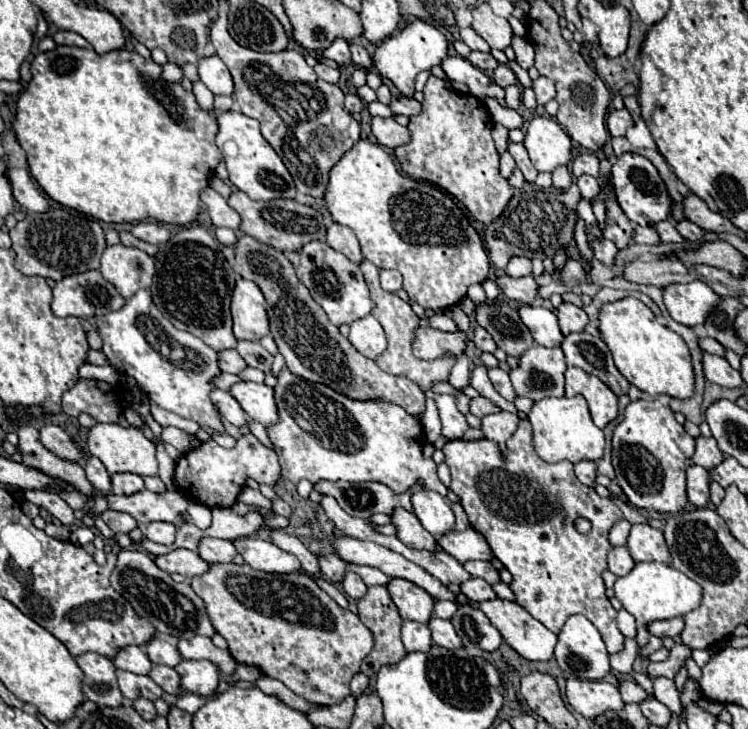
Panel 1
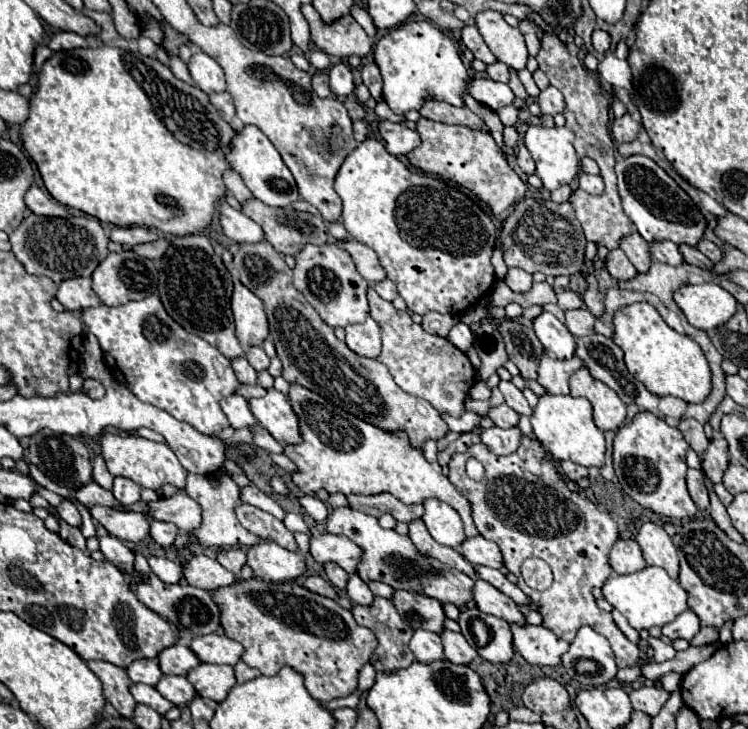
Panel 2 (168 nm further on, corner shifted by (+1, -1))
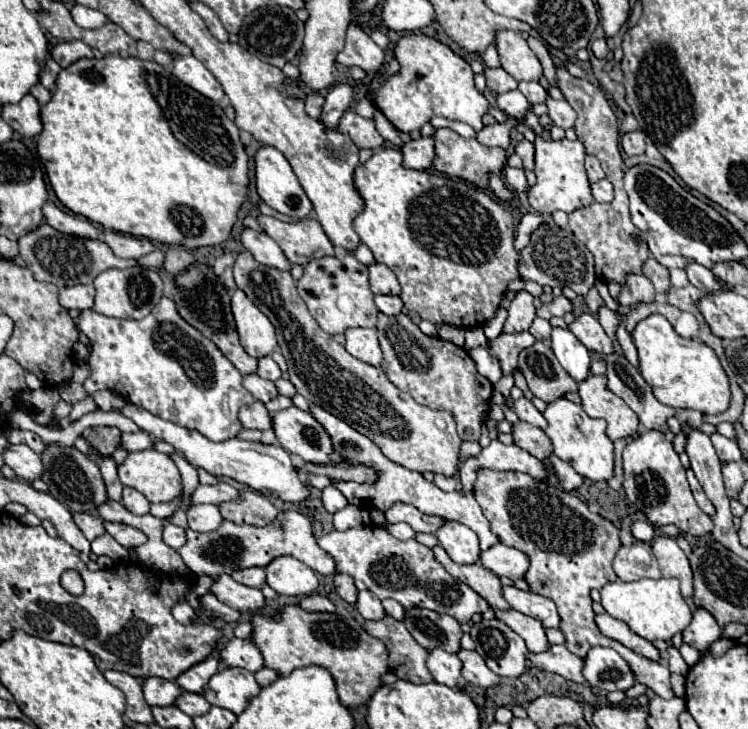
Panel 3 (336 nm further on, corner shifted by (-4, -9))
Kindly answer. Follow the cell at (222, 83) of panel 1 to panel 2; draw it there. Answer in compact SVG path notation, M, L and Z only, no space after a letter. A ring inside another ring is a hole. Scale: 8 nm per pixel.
M197 50L191 56L191 60L189 60L189 72L191 72L195 84L205 94L225 92L227 90L227 82L225 82L225 74L223 74L221 66L211 56L207 56L201 50Z

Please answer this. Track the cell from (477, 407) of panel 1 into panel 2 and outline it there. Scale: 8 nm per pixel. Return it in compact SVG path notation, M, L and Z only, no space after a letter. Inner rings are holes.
M499 404L499 406L493 406L487 416L501 428L511 428L511 426L517 426L519 422L519 414L515 410L511 410L507 404Z

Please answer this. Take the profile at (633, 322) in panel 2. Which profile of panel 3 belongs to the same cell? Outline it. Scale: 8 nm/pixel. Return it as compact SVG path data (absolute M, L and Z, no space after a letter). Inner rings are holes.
M652 314L638 322L632 338L640 356L640 372L662 404L672 408L692 408L704 414L720 414L728 410L732 398L730 380L710 346L700 340L682 338L660 314Z

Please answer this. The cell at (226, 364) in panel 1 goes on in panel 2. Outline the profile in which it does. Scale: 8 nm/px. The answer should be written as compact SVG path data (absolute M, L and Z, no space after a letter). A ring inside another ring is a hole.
M241 356L241 358L235 358L235 360L231 360L231 364L233 364L233 370L235 370L239 382L257 384L257 372L255 372L255 368L247 362L247 358L243 358L243 356Z

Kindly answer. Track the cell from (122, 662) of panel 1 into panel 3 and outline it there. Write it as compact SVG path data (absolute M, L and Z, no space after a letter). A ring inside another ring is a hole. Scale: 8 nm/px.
M146 678L144 684L144 698L150 706L174 706L176 698L182 696L182 688L174 680L164 678Z

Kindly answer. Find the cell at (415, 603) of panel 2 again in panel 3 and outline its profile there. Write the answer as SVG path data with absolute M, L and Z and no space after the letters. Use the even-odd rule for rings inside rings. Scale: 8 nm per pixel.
M410 608L406 610L404 626L410 630L416 642L426 650L442 648L452 654L460 650L462 630L460 624L448 614L438 614L426 608Z

